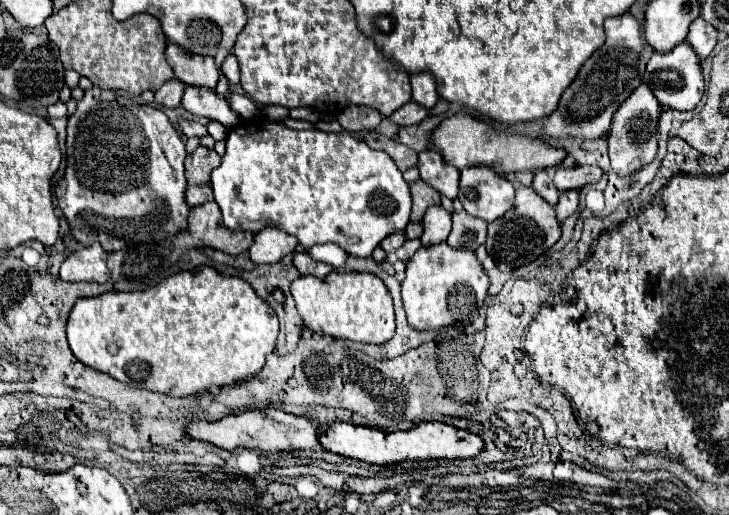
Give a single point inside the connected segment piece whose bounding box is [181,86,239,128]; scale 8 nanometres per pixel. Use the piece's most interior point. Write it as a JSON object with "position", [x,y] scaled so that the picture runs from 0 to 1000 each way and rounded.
{"position":[276,198]}

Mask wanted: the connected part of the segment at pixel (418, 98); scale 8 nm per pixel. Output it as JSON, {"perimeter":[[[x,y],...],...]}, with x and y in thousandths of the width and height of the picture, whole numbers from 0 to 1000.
{"perimeter":[[[591,144],[564,148],[564,167],[567,167],[567,198],[572,198],[575,206],[594,210],[597,198],[602,194],[597,179],[597,155]]]}

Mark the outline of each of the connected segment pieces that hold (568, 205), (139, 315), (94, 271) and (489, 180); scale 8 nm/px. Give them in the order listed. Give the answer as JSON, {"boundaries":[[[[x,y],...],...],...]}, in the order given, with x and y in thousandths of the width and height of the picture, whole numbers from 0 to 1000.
{"boundaries":[[[[791,369],[770,373],[767,396],[761,400],[761,408],[764,408],[764,427],[767,427],[767,431],[775,431],[783,416],[791,412],[791,404],[794,404],[794,377],[791,377]]],[[[273,517],[267,524],[259,528],[248,528],[240,532],[229,544],[224,544],[221,551],[193,563],[193,567],[147,567],[130,579],[108,579],[95,610],[95,625],[92,625],[92,660],[95,672],[103,687],[106,699],[111,699],[117,711],[136,718],[141,726],[152,726],[152,734],[180,746],[185,753],[199,753],[207,761],[218,761],[218,765],[229,765],[229,769],[240,769],[240,773],[254,773],[254,769],[265,769],[273,765],[278,757],[287,757],[292,750],[311,750],[311,746],[322,746],[331,738],[339,738],[342,730],[350,730],[361,711],[364,711],[364,691],[372,687],[377,680],[377,664],[383,652],[383,625],[380,625],[380,610],[377,602],[358,583],[347,559],[333,544],[333,540],[322,540],[322,536],[306,536],[300,528],[295,528],[289,517]]],[[[128,474],[122,482],[111,482],[100,489],[81,524],[84,544],[89,548],[136,548],[144,551],[150,544],[147,493],[139,474]]],[[[646,322],[632,330],[630,388],[641,416],[676,431],[704,404],[706,365],[668,322]]]]}

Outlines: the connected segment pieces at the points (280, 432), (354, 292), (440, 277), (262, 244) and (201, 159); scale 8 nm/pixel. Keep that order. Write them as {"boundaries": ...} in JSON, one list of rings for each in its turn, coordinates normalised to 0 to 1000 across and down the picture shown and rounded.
{"boundaries":[[[[361,792],[361,796],[342,796],[325,808],[311,808],[298,819],[281,819],[270,816],[262,819],[257,831],[257,843],[295,862],[309,874],[322,874],[322,870],[342,870],[342,874],[355,874],[355,878],[399,878],[399,874],[429,874],[429,878],[443,878],[440,858],[435,847],[440,843],[440,831],[432,827],[421,812],[410,812],[377,792]]],[[[454,528],[446,544],[432,536],[410,536],[399,551],[399,571],[405,579],[410,614],[416,629],[454,656],[471,656],[501,668],[528,668],[542,645],[542,606],[534,563],[523,540],[495,528]]],[[[610,470],[588,482],[575,482],[558,509],[556,532],[558,536],[550,551],[553,594],[561,633],[572,641],[602,641],[605,621],[643,621],[643,614],[635,610],[657,610],[671,559],[671,540],[663,517],[654,509],[652,493],[643,485],[624,485]]],[[[361,443],[350,454],[350,470],[342,482],[342,501],[350,513],[380,513],[407,482],[407,462],[385,450],[383,443]]],[[[273,283],[265,299],[254,307],[257,338],[257,392],[273,400],[292,388],[292,369],[287,357],[287,338],[300,322],[303,303],[295,291]]]]}

